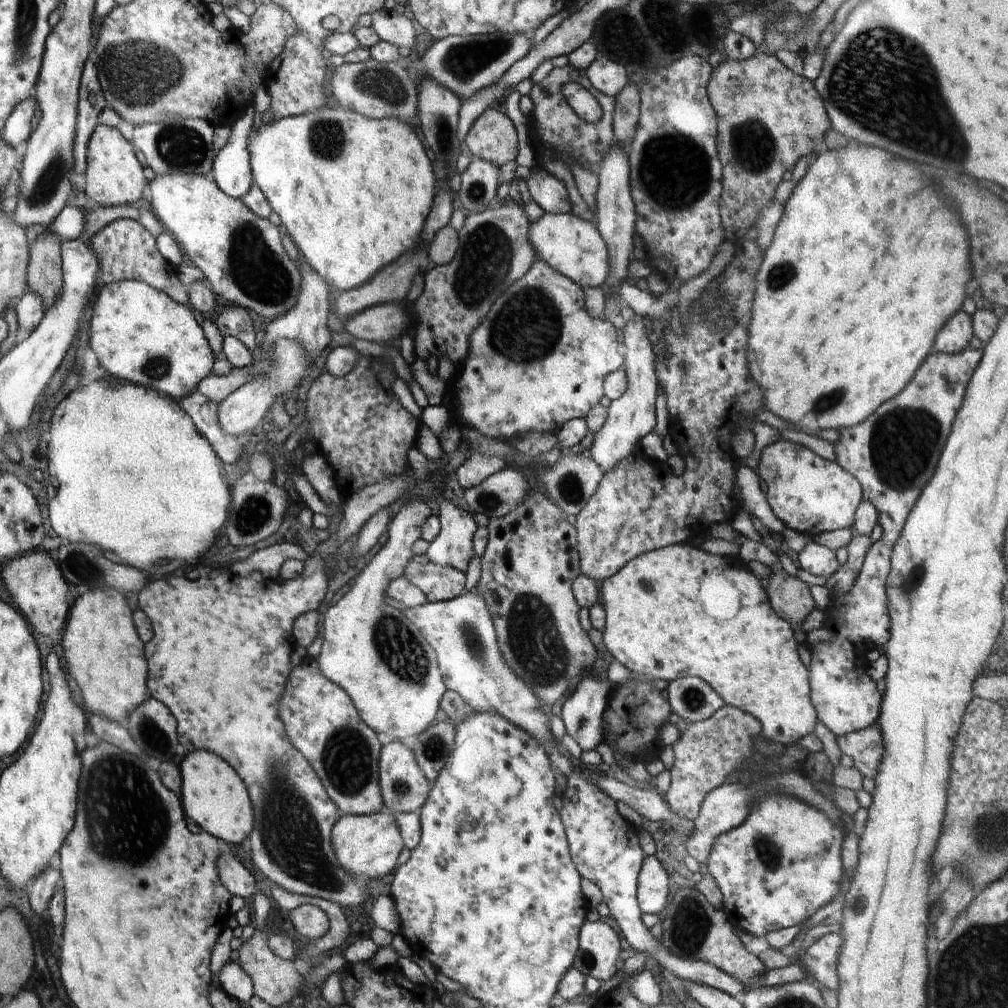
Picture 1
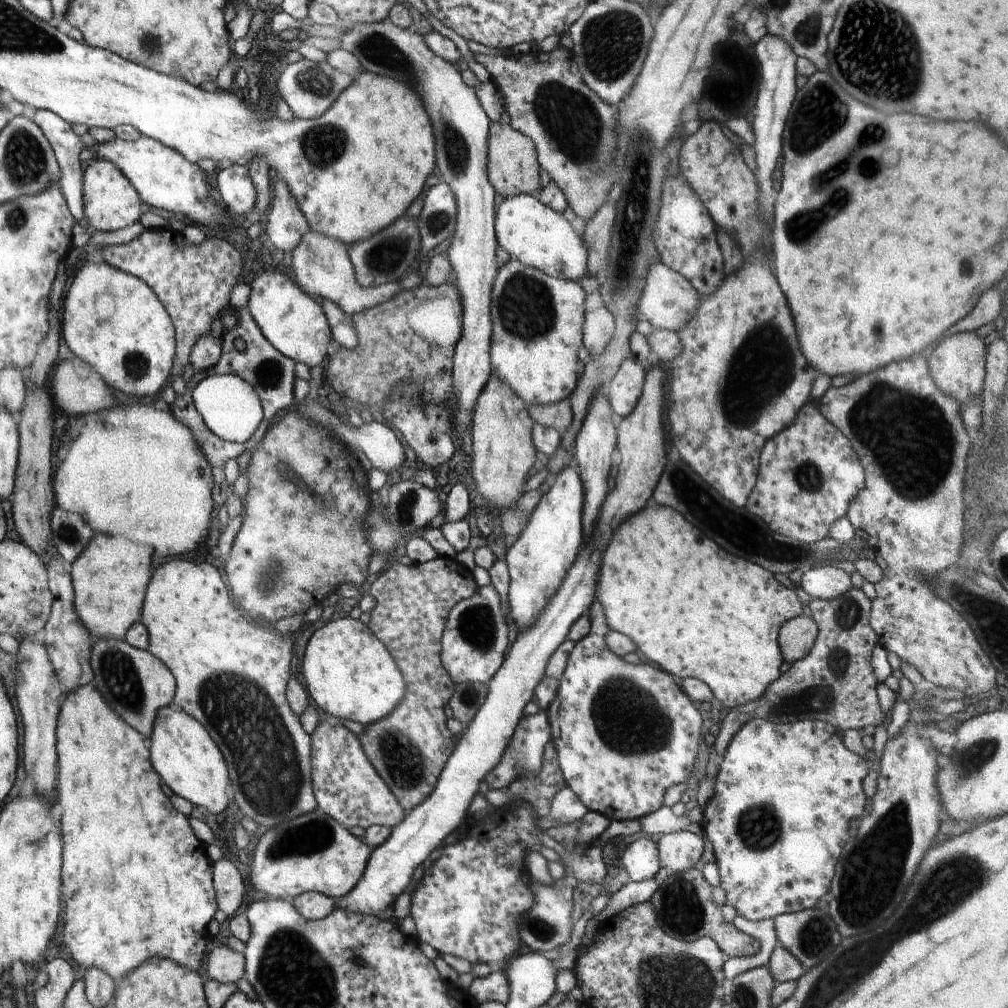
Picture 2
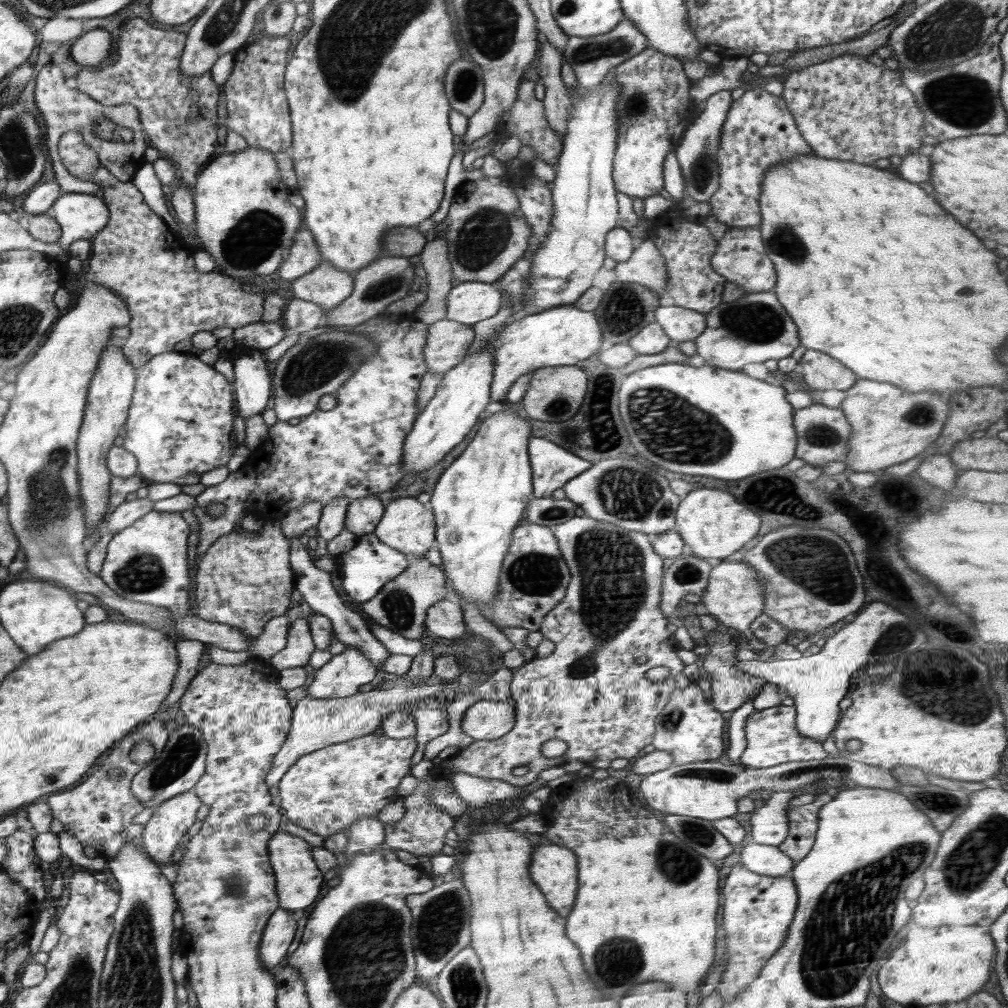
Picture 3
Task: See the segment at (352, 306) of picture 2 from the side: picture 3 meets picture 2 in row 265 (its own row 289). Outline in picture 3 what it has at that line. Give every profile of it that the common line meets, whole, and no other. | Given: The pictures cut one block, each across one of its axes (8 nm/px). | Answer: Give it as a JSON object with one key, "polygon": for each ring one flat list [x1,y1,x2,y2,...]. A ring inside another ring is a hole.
{"polygon":[[322,260,316,268,292,280,292,292,298,300,314,302,326,312,336,308,352,294,353,274,334,268]]}

